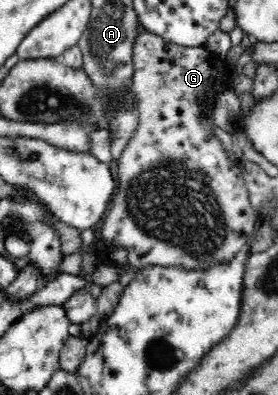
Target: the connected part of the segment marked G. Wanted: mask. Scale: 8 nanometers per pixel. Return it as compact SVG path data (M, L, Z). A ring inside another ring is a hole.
M141 24L137 28L137 33L134 46L132 47L132 63L134 66L134 73L132 73L132 85L131 91L136 94L138 98L138 107L136 109L139 115L139 121L134 135L130 137L124 151L120 153L120 157L116 159L116 187L114 187L114 195L110 199L110 205L105 210L104 216L100 219L99 227L96 227L95 245L101 248L101 251L108 250L108 244L124 248L127 251L126 263L116 266L119 270L124 271L127 268L133 269L136 273L146 266L162 266L162 267L177 267L184 268L184 270L203 270L209 268L210 265L229 262L236 257L240 251L245 250L247 240L252 231L254 231L254 222L258 213L254 211L252 204L248 197L248 190L244 176L240 167L230 164L230 160L226 158L224 150L222 150L222 144L220 140L210 133L210 130L206 130L202 124L200 124L201 107L199 104L209 101L214 98L217 91L226 89L230 84L226 81L228 75L232 75L232 69L226 57L222 59L220 56L208 51L205 47L182 47L175 45L170 41L164 40L164 38L150 34L144 30L144 26Z

